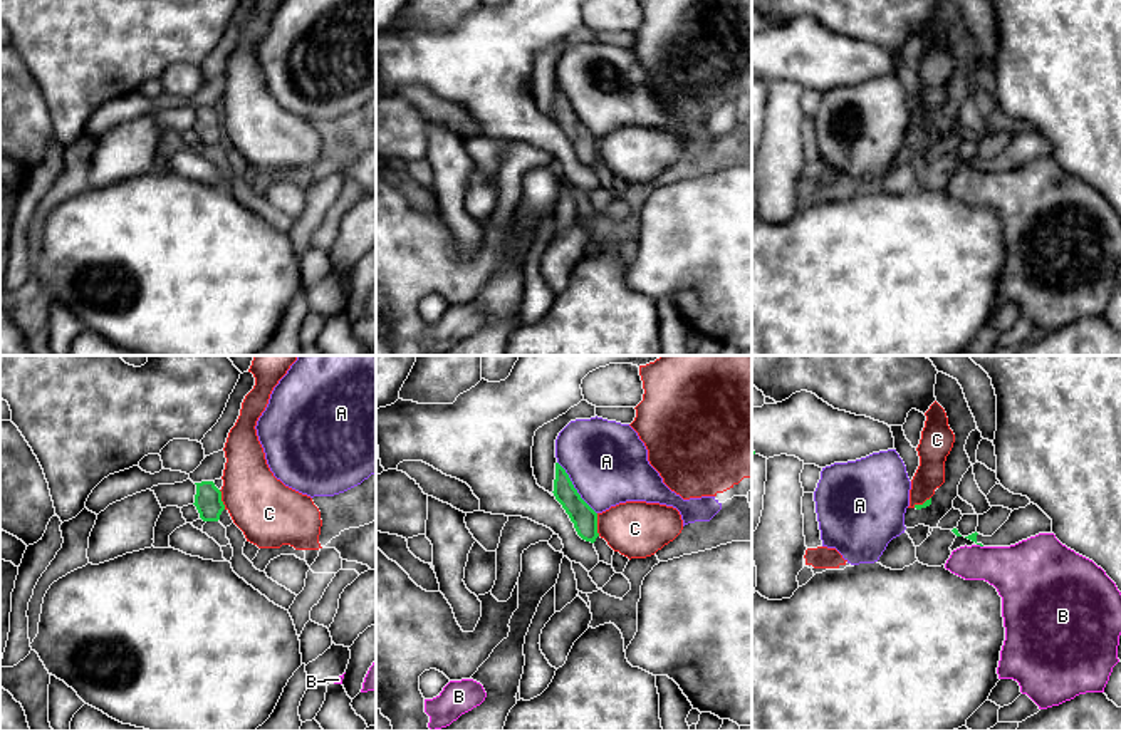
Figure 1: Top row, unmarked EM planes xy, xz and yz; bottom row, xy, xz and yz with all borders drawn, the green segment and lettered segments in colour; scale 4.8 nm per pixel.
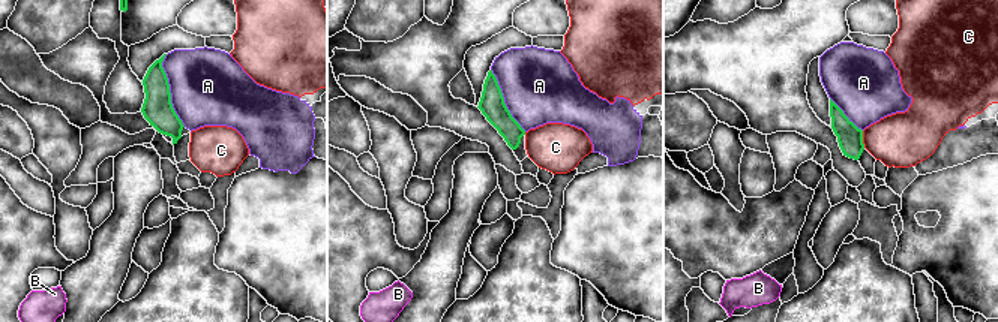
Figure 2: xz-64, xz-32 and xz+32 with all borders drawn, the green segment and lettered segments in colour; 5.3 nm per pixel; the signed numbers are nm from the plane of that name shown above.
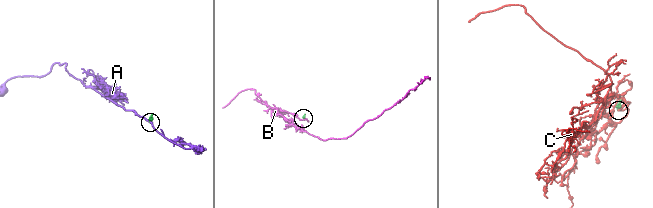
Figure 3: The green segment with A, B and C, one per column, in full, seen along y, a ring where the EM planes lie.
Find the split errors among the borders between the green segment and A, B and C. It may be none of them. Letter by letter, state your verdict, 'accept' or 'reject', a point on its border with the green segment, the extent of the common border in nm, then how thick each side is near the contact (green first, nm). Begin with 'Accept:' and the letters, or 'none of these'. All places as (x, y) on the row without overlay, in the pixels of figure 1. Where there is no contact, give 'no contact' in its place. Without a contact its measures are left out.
Accept: none of these
A: reject | xz (574, 113) | 320 nm | 120/380 nm
B: reject | yz (980, 170) | 40 nm | 40/300 nm
C: reject | xz (596, 150) | 110 nm | 120/280 nm

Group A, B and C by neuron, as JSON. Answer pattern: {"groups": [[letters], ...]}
{"groups": [["A"], ["B"], ["C"]]}

